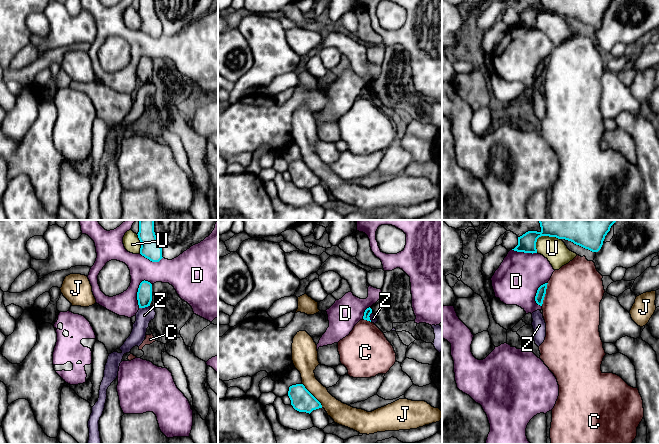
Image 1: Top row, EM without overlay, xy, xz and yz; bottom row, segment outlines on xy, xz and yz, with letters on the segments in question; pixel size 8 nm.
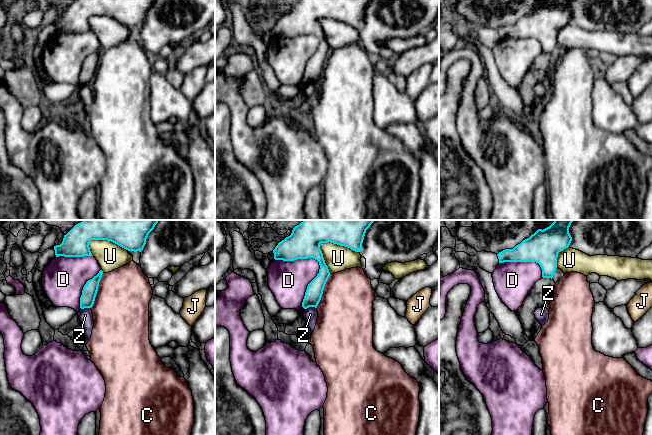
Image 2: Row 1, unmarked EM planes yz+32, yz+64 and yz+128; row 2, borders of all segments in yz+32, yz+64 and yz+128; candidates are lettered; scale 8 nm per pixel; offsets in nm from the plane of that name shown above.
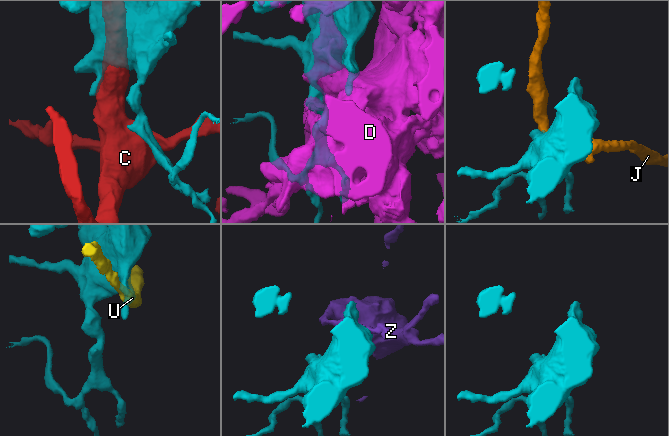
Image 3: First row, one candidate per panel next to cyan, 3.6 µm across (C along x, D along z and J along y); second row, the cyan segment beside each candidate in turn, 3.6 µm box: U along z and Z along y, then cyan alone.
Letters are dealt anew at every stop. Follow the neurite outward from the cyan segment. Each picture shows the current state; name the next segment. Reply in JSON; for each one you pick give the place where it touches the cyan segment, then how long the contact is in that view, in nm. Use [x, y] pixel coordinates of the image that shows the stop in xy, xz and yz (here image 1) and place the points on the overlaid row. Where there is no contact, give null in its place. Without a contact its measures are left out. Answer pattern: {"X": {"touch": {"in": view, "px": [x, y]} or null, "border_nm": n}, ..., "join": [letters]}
{"join": []}

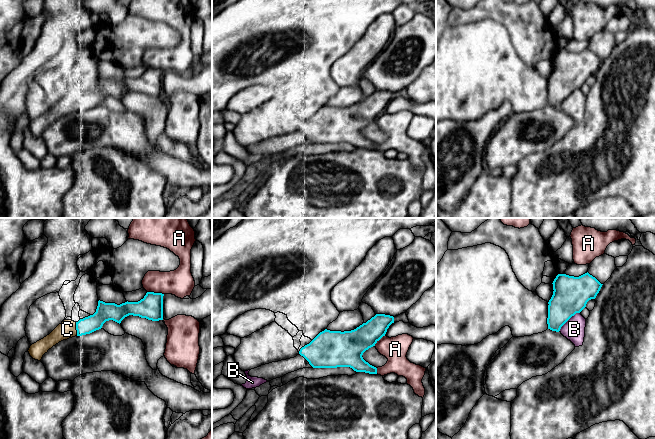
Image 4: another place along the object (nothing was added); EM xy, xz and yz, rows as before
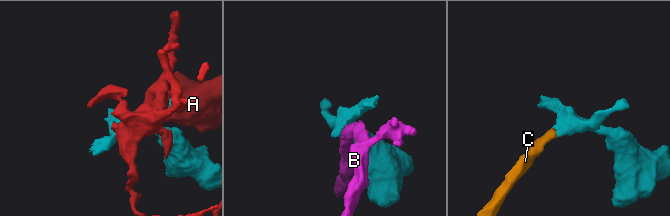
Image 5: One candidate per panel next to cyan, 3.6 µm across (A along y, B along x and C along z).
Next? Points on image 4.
{"C": {"touch": {"in": "xy", "px": [76, 329]}, "border_nm": 110}, "join": ["C"]}

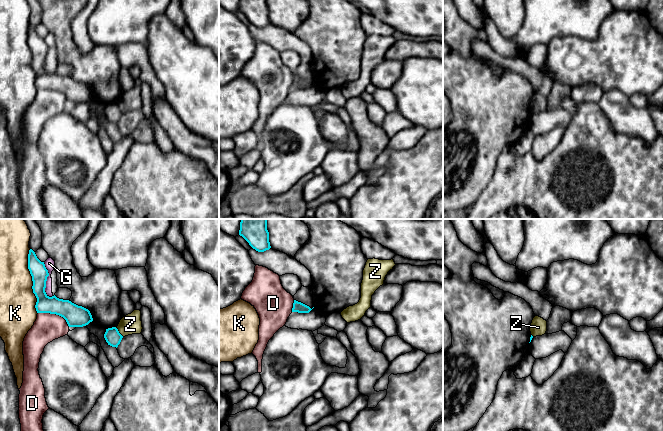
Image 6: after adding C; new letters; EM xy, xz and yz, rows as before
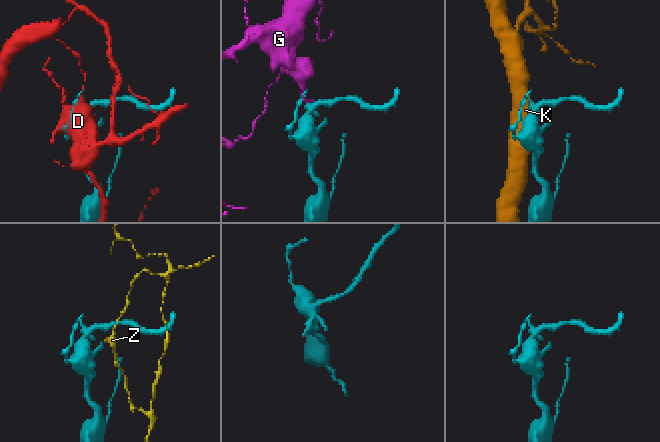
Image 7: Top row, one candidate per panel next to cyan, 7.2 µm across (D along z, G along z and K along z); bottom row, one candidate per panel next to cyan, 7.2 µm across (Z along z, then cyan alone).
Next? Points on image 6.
{"Z": {"touch": {"in": "xy", "px": [118, 332]}, "border_nm": 100}, "join": ["Z"]}

